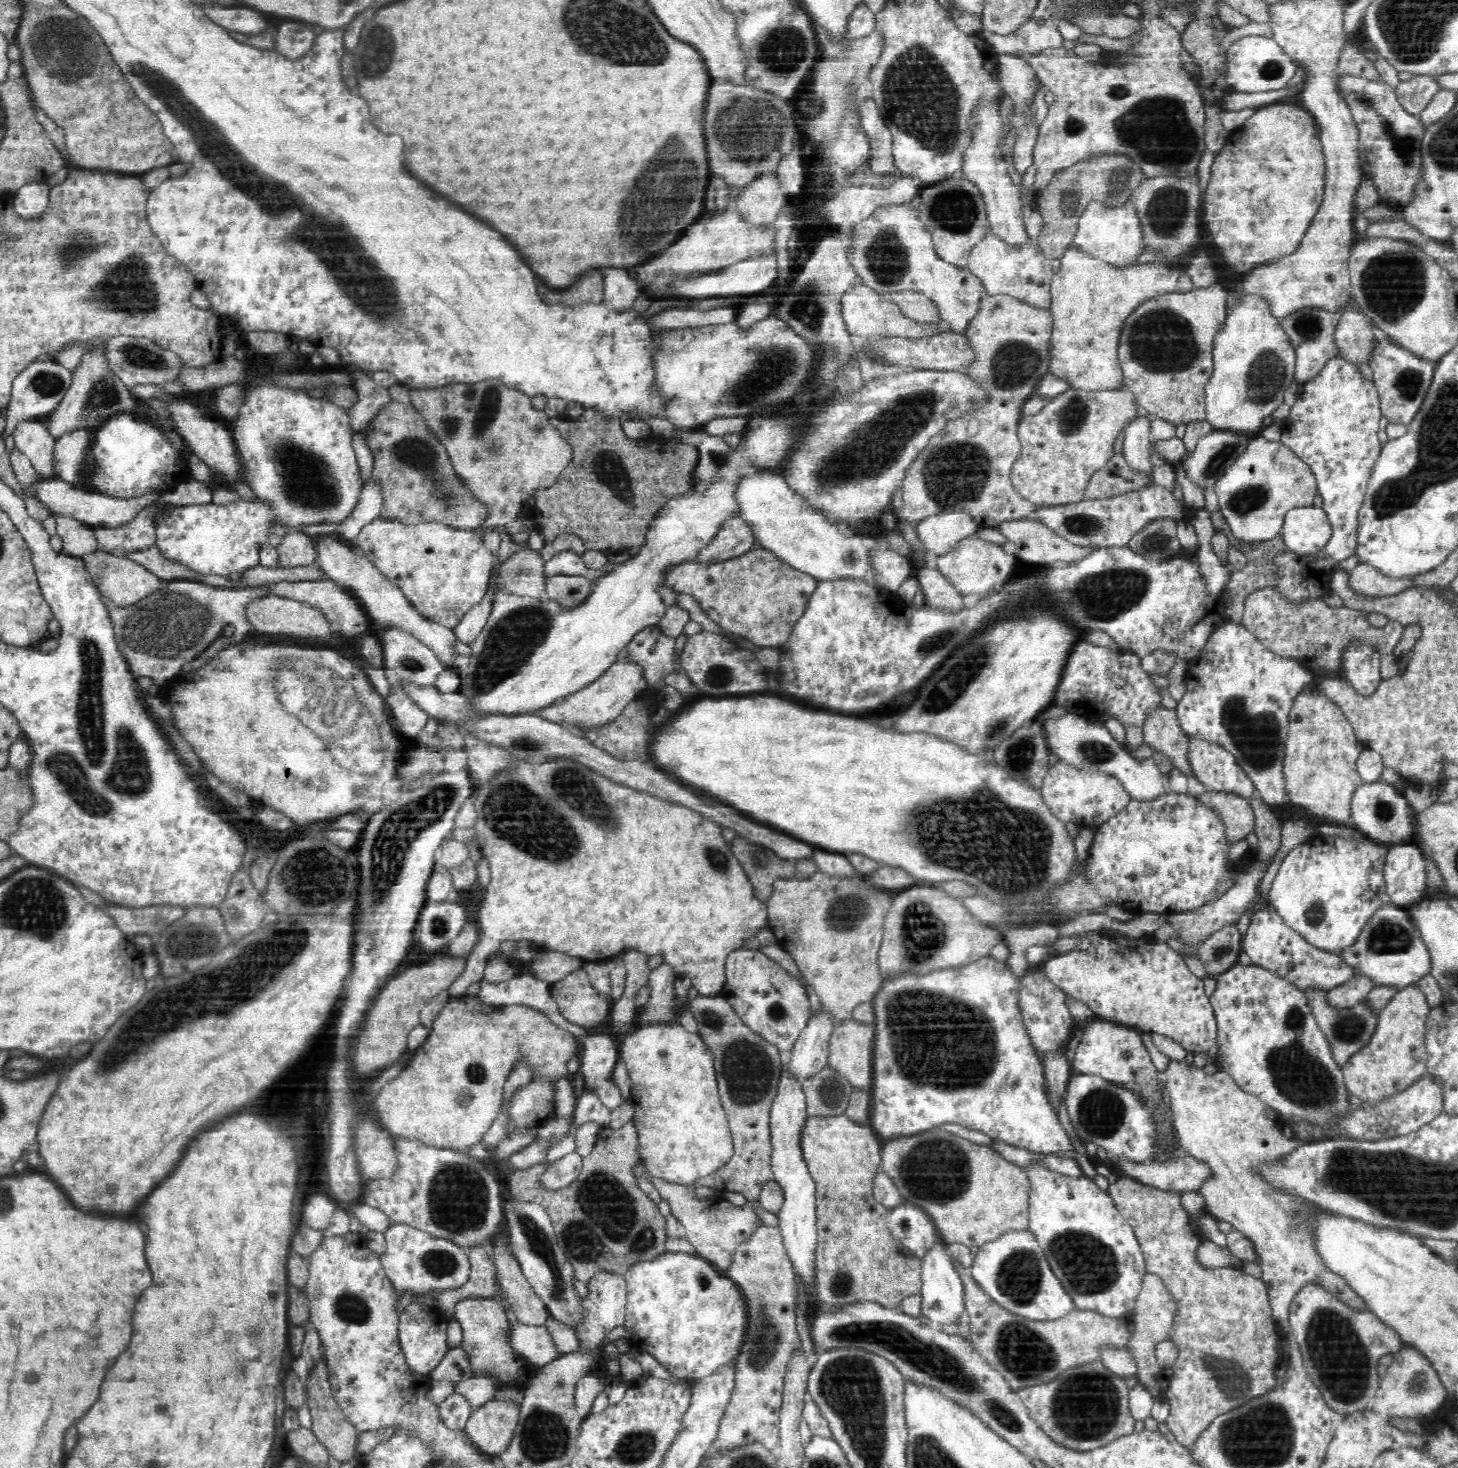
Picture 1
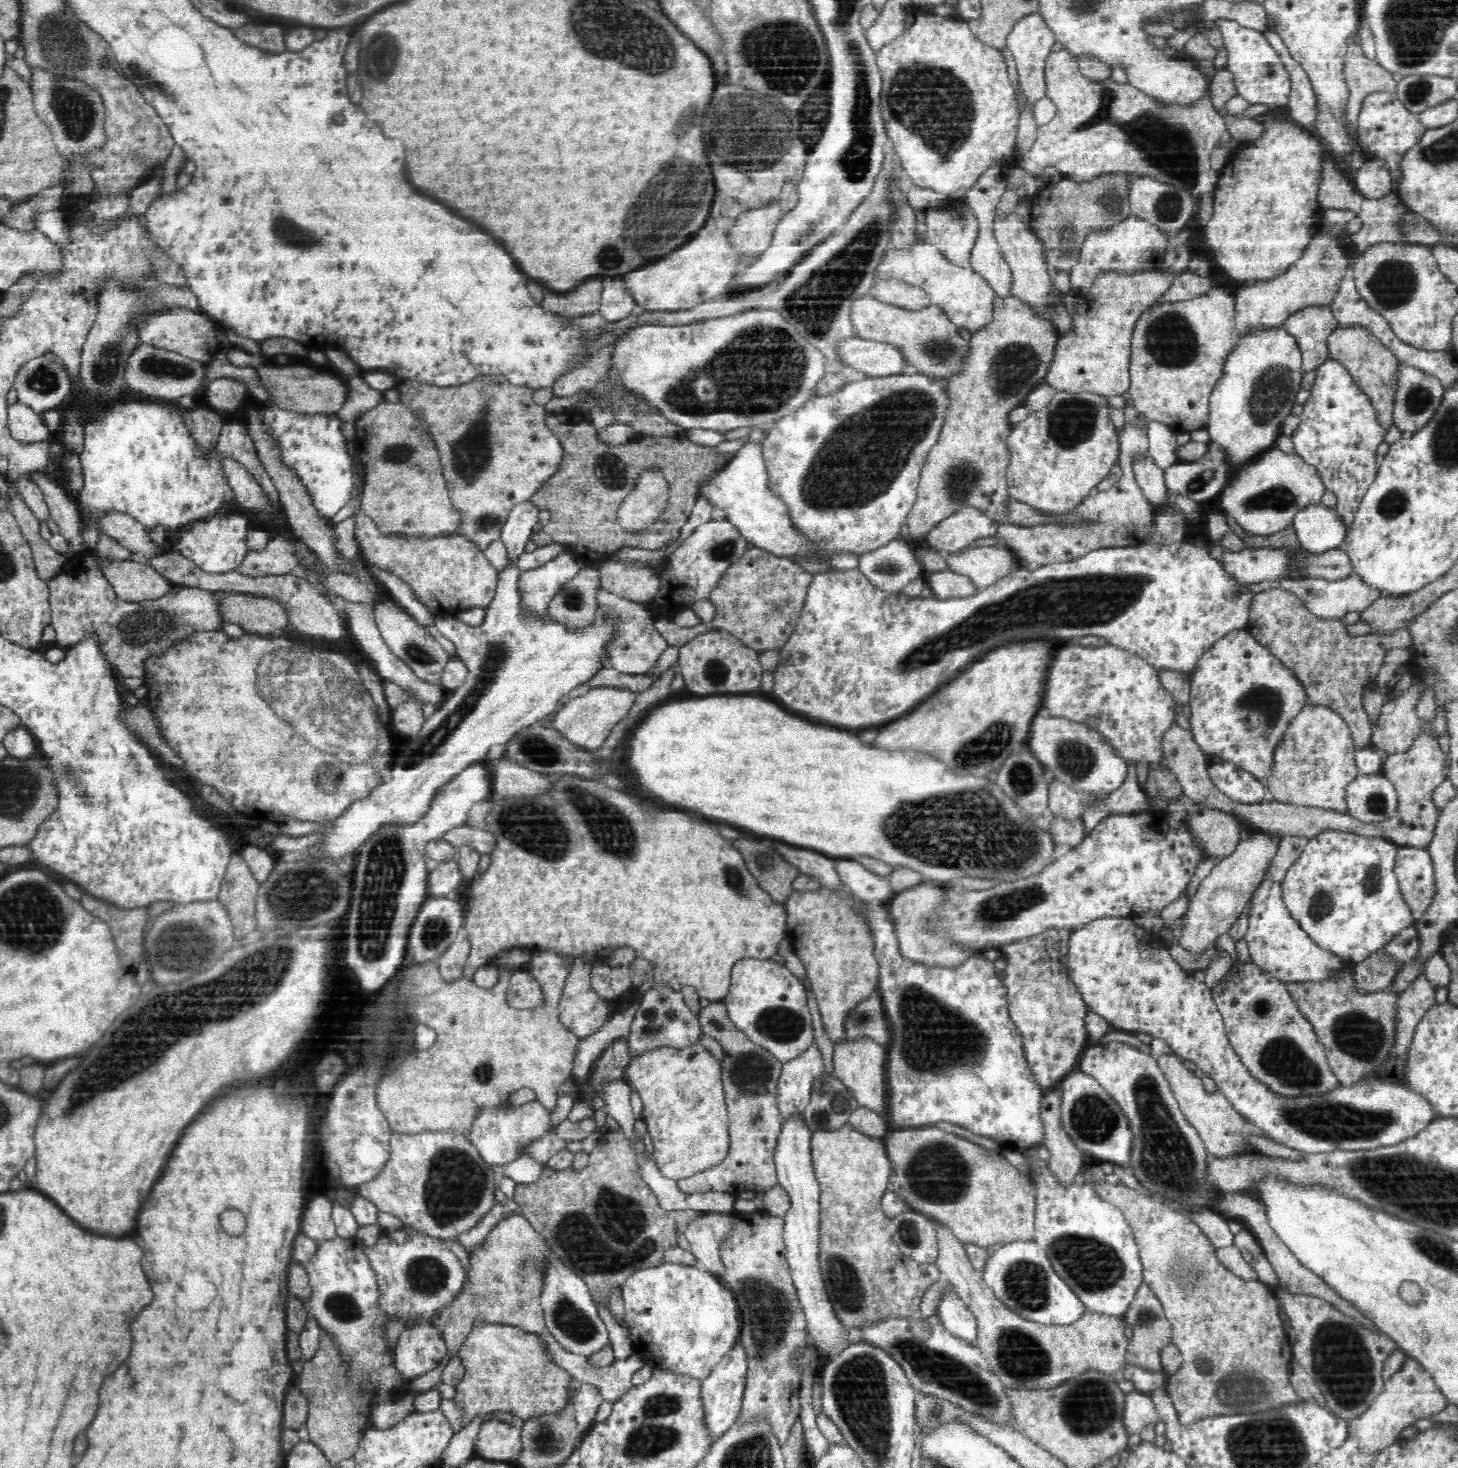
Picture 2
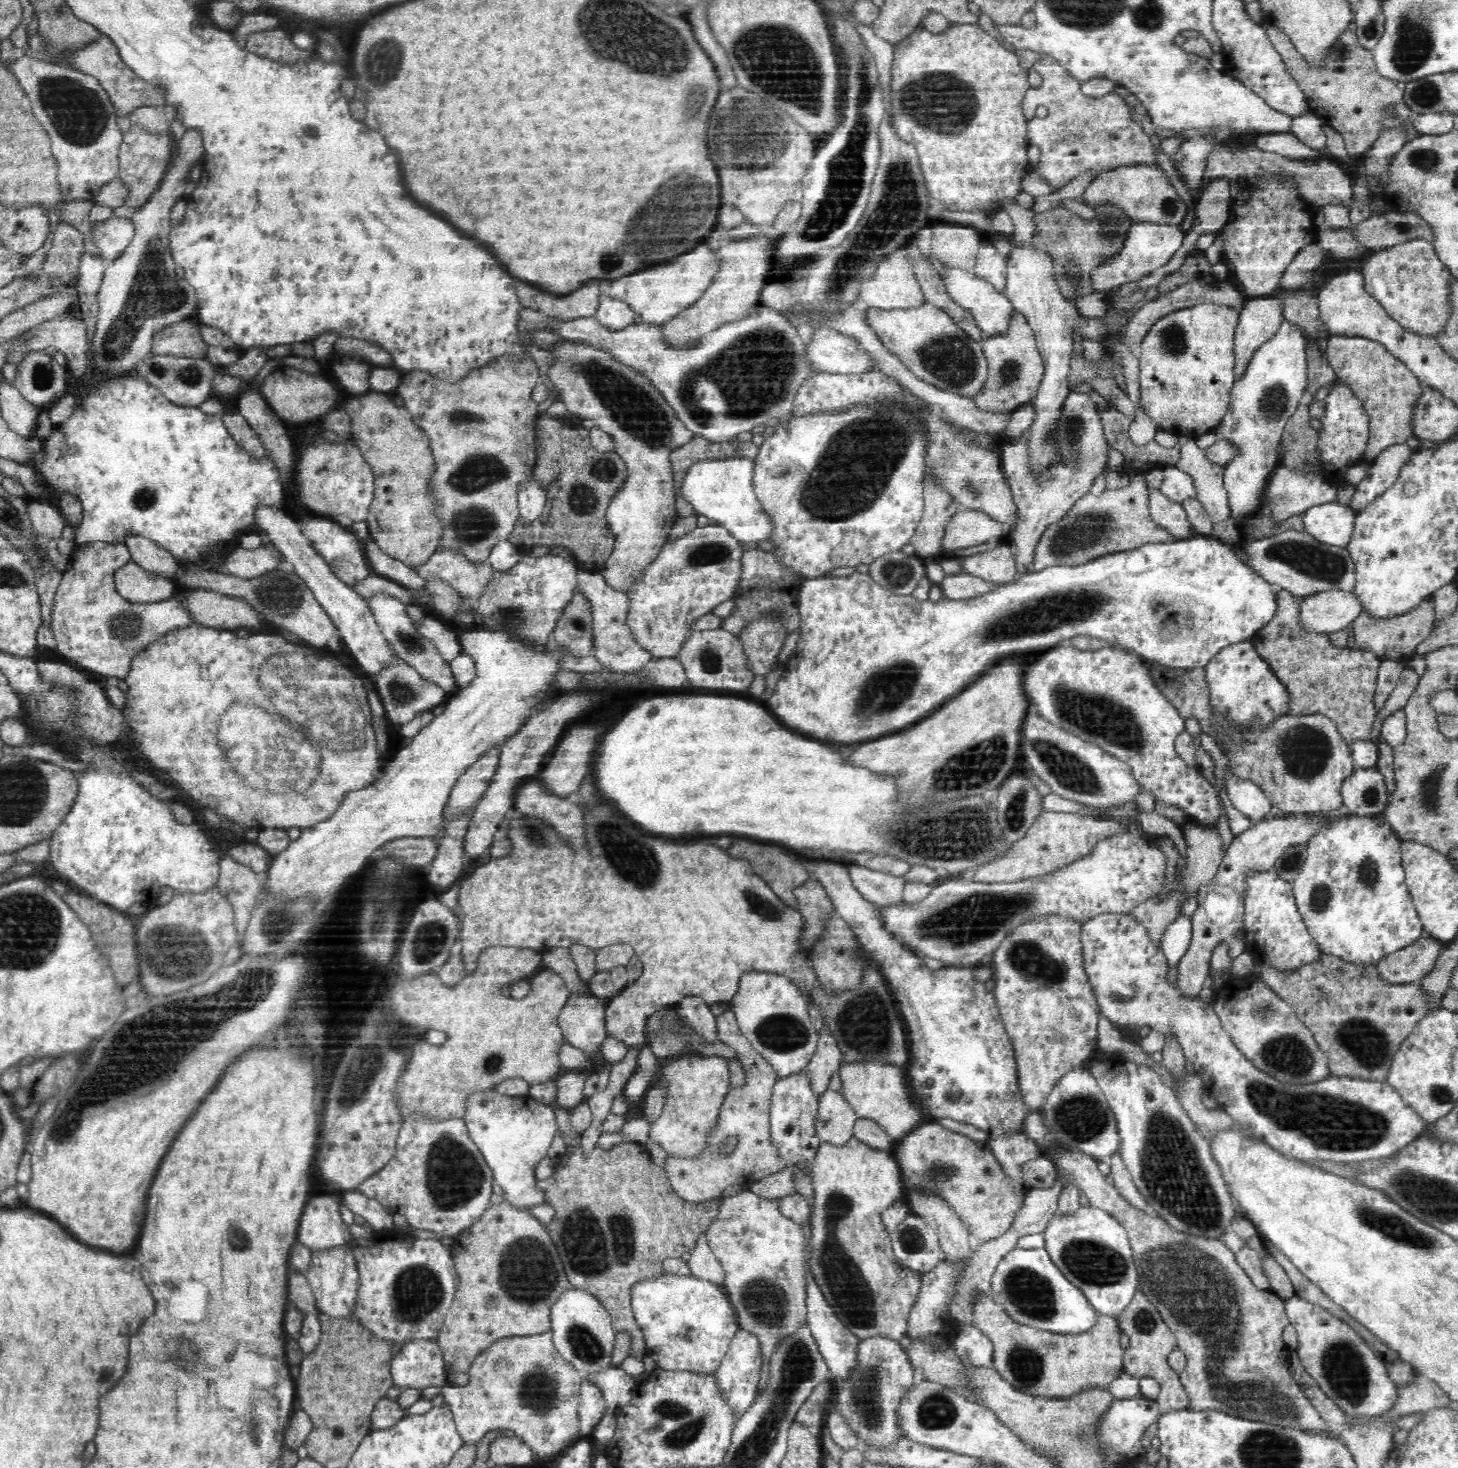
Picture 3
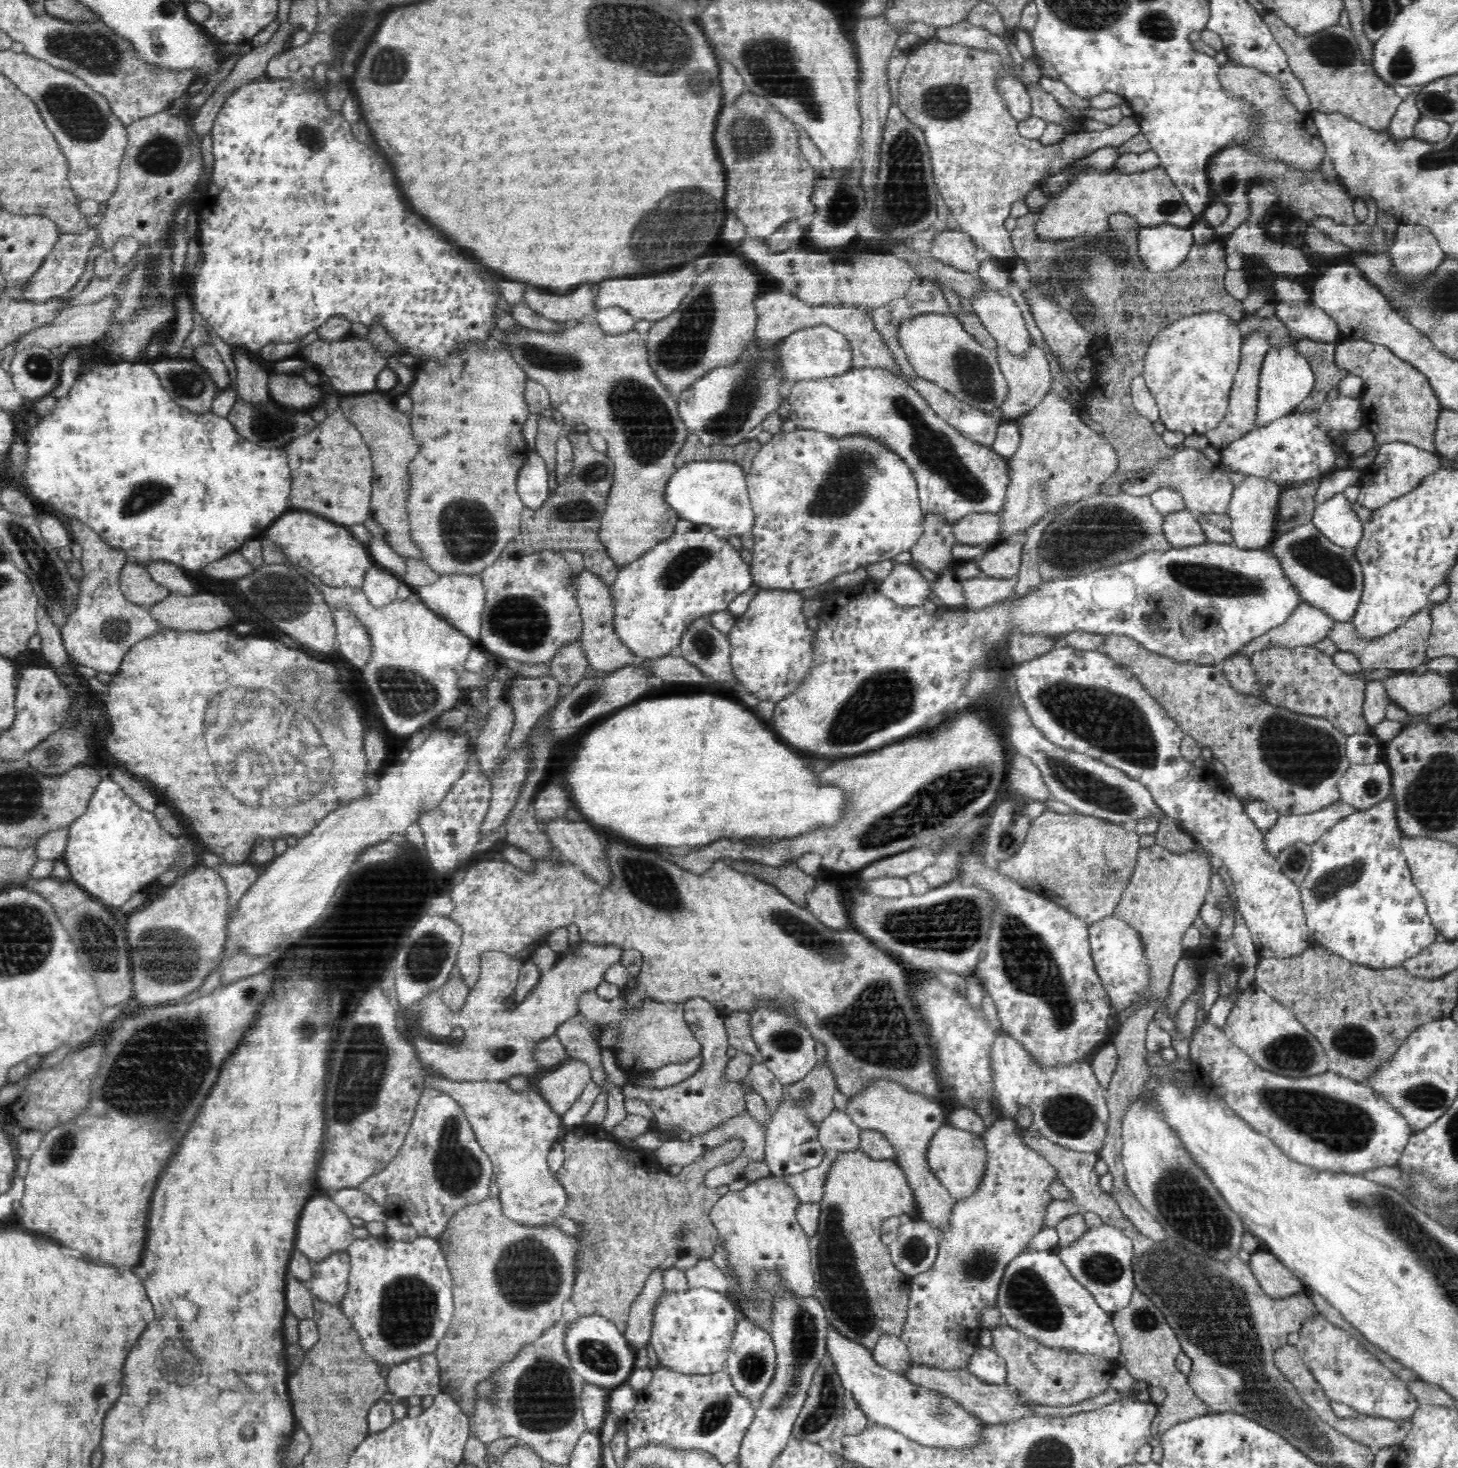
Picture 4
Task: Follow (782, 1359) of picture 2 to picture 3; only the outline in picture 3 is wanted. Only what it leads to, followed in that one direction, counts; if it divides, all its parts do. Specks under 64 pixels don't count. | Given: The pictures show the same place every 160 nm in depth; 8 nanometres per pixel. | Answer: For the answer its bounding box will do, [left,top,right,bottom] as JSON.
[663,1010,808,1395]

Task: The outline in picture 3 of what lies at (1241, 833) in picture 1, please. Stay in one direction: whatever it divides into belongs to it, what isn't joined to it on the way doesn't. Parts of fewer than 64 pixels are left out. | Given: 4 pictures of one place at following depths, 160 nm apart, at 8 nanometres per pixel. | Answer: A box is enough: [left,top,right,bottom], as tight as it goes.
[1182,822,1225,896]

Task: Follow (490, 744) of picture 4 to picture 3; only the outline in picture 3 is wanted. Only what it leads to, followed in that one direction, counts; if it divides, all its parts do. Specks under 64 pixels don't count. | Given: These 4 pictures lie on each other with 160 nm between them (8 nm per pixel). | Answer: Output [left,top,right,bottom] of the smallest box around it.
[443,747,501,819]

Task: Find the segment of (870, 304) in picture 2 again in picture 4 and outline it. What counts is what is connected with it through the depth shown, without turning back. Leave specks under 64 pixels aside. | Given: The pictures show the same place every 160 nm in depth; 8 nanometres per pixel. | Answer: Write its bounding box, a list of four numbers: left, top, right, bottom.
[897,313,1010,422]

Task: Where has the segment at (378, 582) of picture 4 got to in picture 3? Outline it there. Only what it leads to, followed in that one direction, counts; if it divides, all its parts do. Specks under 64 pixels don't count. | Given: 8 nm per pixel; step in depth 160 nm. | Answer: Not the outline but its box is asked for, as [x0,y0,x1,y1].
[368,591,461,694]

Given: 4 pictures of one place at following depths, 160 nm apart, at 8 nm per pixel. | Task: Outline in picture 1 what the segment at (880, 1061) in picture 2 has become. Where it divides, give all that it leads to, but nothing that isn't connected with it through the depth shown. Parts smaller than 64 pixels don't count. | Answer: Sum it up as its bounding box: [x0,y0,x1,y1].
[828,1019,876,1092]

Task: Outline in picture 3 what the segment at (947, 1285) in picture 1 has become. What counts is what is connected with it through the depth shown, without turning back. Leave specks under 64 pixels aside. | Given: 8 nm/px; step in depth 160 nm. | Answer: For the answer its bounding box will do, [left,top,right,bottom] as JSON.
[955,1323,992,1367]

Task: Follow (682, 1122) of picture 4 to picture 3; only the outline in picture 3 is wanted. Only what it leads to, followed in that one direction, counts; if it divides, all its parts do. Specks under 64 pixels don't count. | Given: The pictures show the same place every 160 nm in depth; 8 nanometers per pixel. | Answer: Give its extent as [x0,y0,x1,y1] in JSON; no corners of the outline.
[674,996,718,1045]

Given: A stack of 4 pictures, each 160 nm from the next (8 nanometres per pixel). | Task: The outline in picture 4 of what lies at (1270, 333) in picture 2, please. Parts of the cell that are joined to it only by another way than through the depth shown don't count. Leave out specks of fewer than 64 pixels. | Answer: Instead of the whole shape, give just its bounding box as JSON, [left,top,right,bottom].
[1227,297,1342,551]

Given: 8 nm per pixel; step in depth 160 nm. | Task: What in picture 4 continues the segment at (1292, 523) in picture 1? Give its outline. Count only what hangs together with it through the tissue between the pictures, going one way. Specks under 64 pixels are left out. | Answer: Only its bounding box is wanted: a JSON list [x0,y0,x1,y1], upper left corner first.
[1311,493,1364,548]

